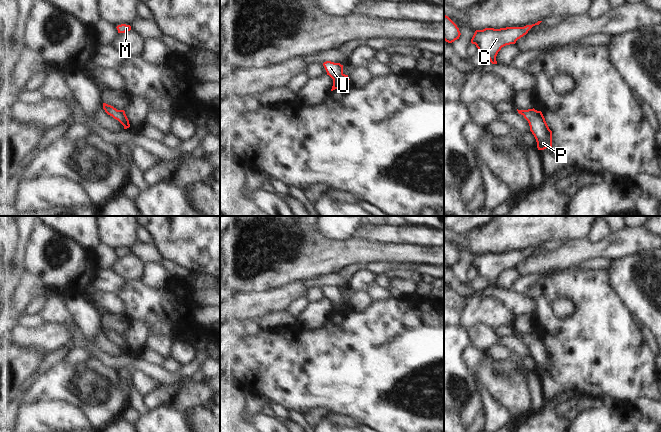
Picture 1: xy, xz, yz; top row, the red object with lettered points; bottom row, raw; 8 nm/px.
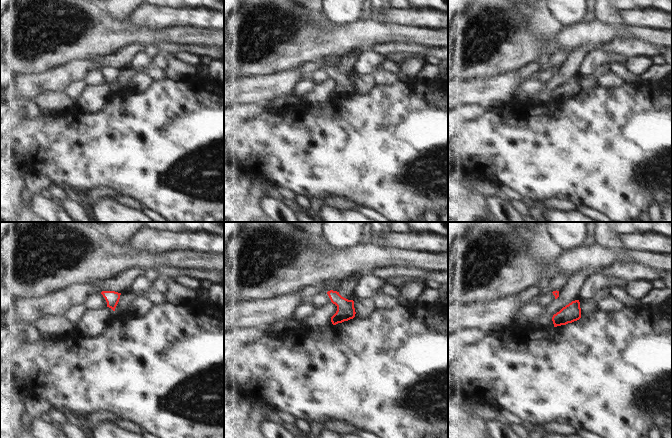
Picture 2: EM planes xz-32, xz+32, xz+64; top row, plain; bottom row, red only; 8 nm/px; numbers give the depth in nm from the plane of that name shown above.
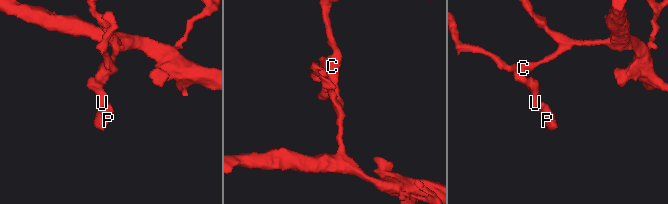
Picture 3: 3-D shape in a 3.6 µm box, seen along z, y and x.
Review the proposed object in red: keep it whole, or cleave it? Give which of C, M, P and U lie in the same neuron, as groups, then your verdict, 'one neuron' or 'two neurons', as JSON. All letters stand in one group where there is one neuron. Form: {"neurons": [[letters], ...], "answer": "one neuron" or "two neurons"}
{"neurons": [["C", "M", "P", "U"]], "answer": "one neuron"}

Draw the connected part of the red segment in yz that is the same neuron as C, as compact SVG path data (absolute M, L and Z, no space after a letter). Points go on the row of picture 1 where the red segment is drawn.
M538 21L535 24L524 27L485 28L483 30L476 30L471 39L471 43L475 44L479 51L485 53L492 64L497 64L496 56L502 47L515 44L533 26L539 25L541 22Z

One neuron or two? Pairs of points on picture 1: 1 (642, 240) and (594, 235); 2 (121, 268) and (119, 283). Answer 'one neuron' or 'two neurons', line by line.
1: two neurons
2: two neurons

